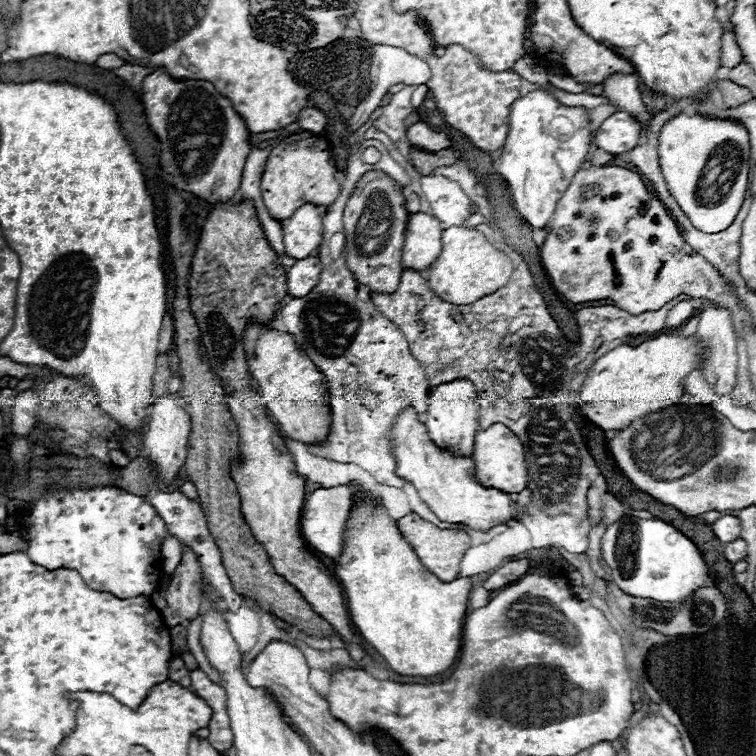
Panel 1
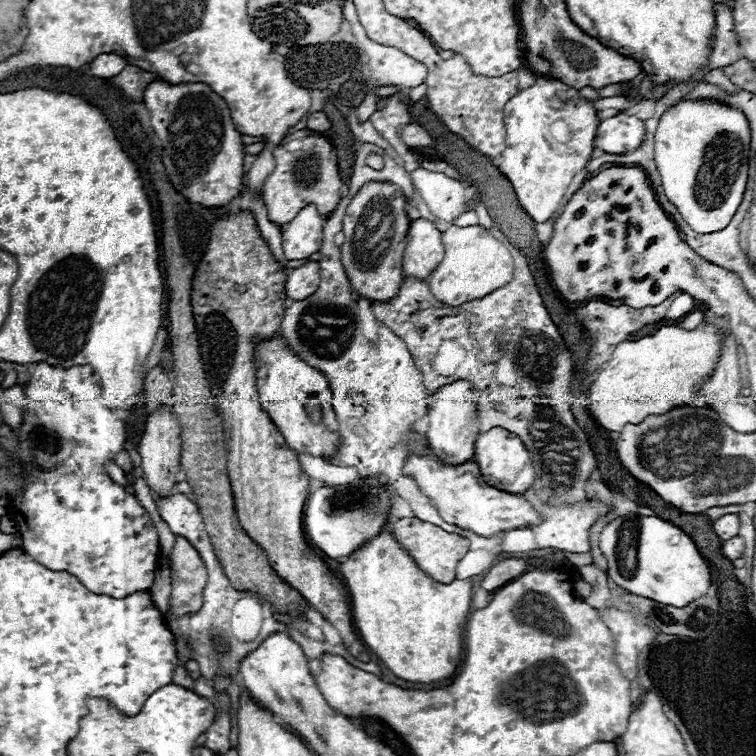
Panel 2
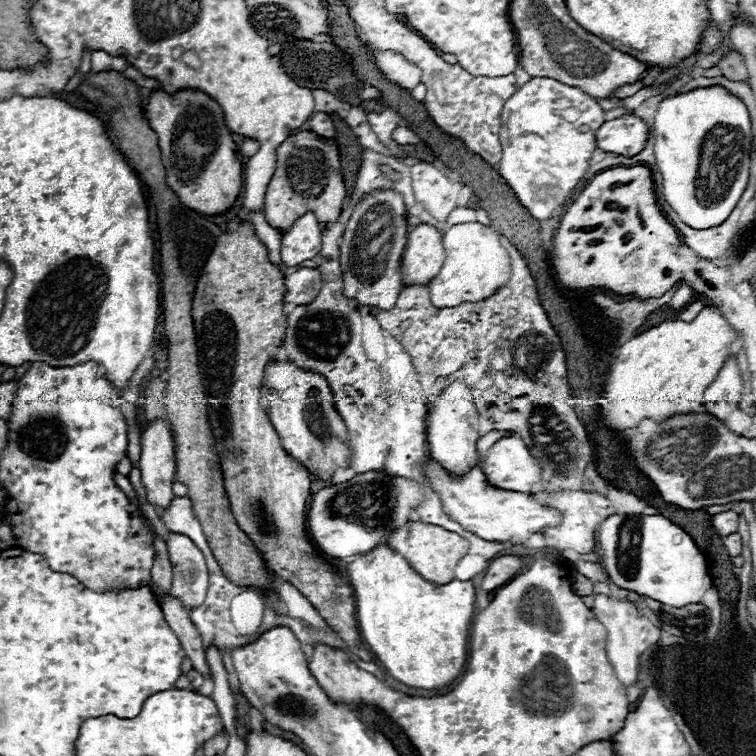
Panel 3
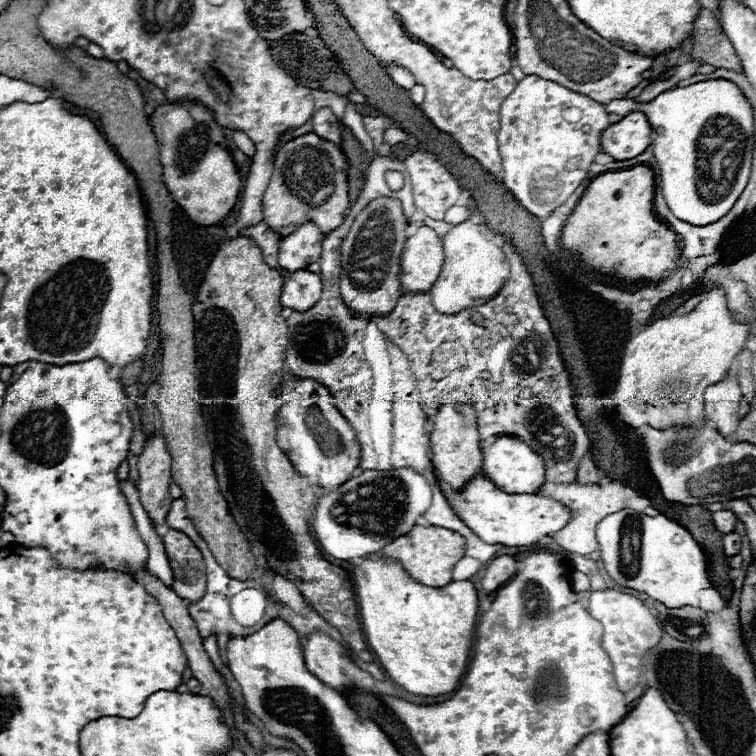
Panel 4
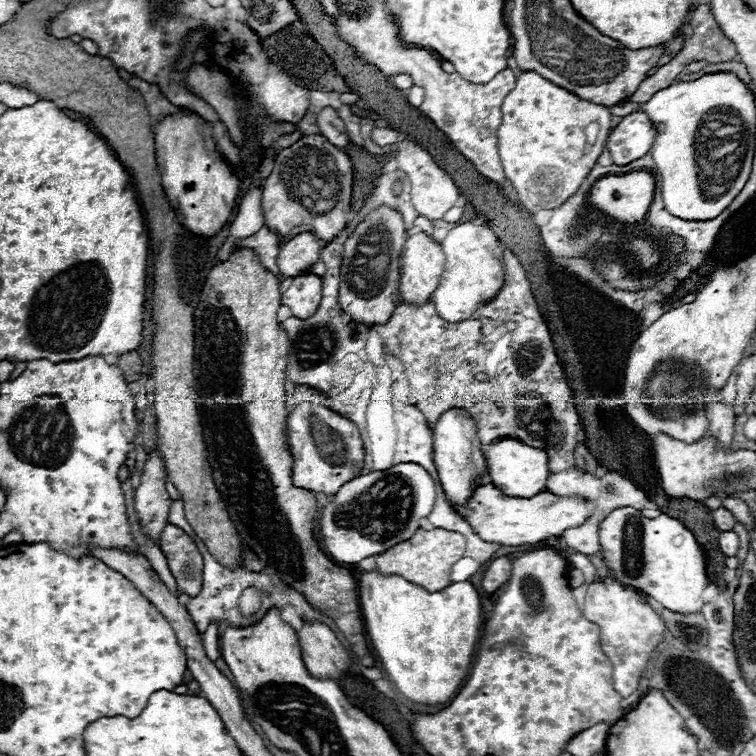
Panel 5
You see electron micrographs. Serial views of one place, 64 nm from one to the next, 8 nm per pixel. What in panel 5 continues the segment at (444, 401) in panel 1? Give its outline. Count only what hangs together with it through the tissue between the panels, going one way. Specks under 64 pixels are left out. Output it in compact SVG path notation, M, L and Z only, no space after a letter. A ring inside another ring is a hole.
M448 410L432 426L432 446L434 446L434 464L444 488L446 500L458 508L468 502L472 492L482 484L482 478L488 474L486 458L482 444L476 436L474 418L466 410Z

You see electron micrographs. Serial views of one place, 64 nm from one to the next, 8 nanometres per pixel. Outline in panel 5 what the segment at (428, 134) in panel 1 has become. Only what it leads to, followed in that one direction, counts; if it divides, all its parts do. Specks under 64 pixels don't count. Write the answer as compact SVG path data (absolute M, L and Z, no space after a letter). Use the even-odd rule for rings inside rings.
M378 126L372 130L370 138L372 138L372 142L376 142L378 146L388 146L388 144L394 144L394 142L400 140L400 136L398 136L396 130L390 130L390 128L378 128Z

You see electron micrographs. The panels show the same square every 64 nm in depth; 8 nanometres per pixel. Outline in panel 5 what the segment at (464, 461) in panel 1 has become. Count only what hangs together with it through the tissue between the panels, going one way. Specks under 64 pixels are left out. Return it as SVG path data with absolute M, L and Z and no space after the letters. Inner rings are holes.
M484 484L474 490L474 496L466 502L462 514L482 540L502 546L520 546L536 544L546 538L560 536L568 528L582 526L592 516L594 508L596 504L582 496L556 496L552 492L542 492L532 498L514 498L504 496L492 484Z

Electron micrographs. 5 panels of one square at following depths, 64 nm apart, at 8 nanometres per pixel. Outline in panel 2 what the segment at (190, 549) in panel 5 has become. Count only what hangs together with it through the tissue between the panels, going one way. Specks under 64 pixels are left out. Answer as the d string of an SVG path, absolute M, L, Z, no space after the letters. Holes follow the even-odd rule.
M176 536L172 554L172 594L170 606L178 616L198 612L202 608L202 596L206 588L206 566L198 550L182 536Z

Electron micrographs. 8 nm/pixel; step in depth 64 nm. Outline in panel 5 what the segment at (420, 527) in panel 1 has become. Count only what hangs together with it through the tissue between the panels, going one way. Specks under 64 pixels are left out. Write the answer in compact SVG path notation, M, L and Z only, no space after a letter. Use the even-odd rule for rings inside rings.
M420 528L410 540L396 544L394 548L390 548L390 552L380 554L376 558L376 570L382 576L398 574L398 576L406 578L408 582L414 582L414 584L426 588L428 592L438 592L452 582L450 580L452 564L464 556L464 546L466 546L464 536L458 532L448 532L442 528L434 528L434 530Z

